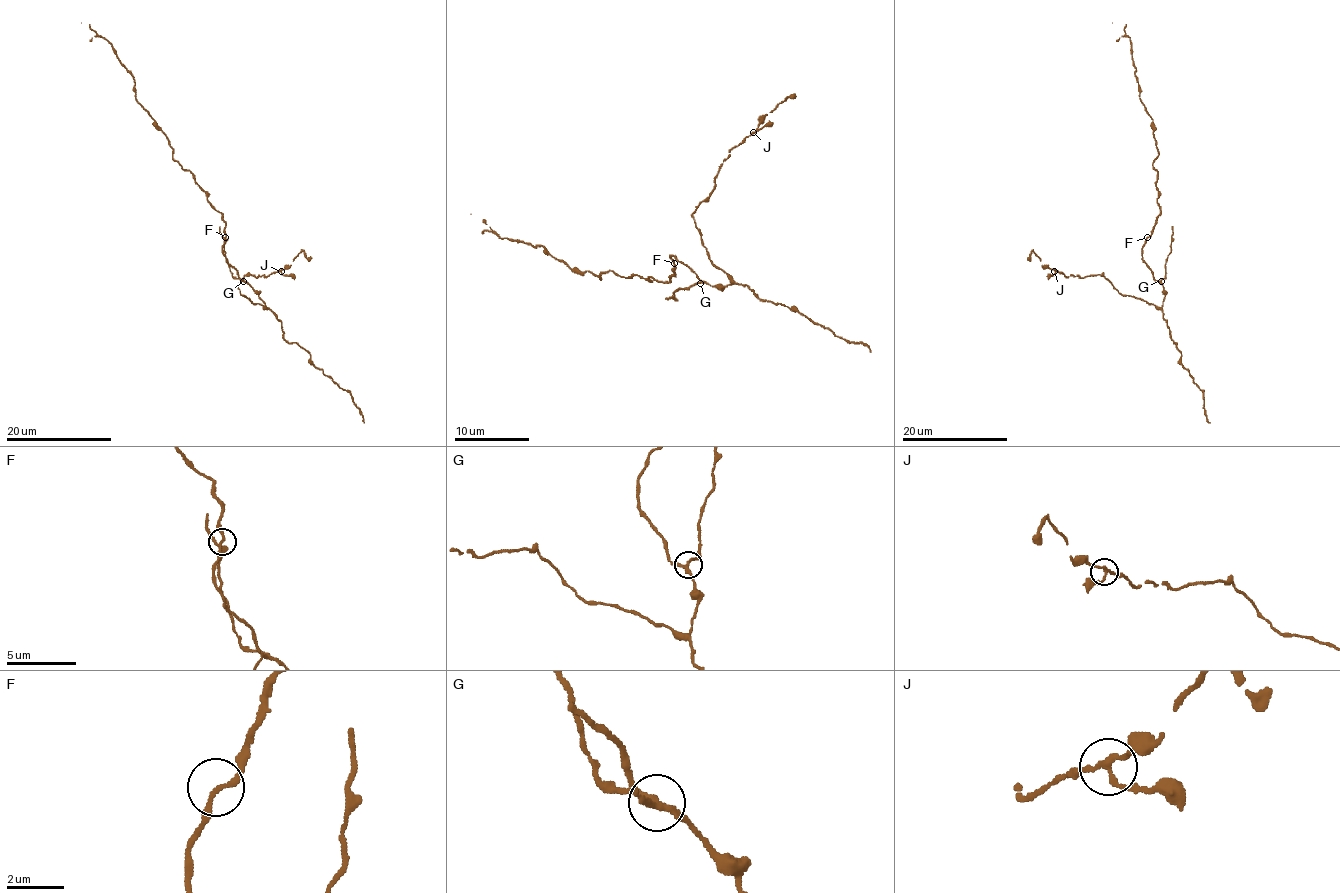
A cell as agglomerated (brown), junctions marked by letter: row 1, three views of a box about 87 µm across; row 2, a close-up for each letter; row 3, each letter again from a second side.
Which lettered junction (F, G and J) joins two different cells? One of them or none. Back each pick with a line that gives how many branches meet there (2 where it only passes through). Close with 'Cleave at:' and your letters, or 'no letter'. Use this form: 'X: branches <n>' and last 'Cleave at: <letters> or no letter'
G: branches 3
Cleave at: G

